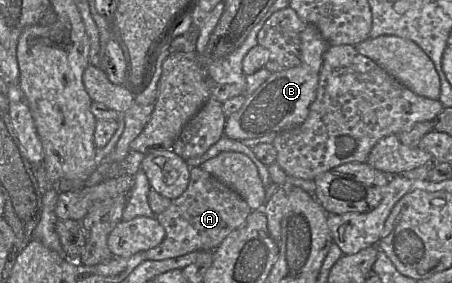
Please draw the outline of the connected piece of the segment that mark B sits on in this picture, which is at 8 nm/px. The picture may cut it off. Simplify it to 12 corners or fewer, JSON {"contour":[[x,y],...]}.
{"contour":[[301,33],[300,64],[271,73],[227,118],[244,141],[303,123],[328,47]]}

